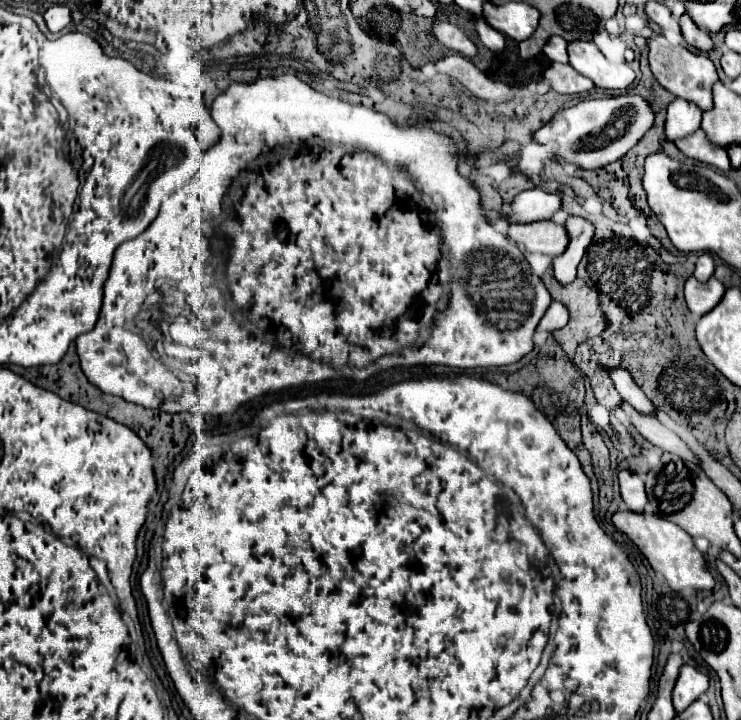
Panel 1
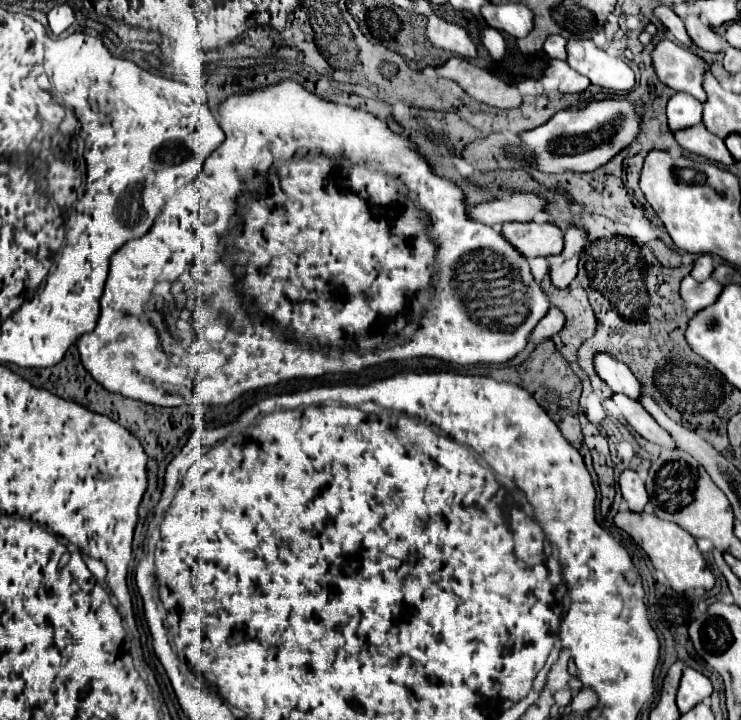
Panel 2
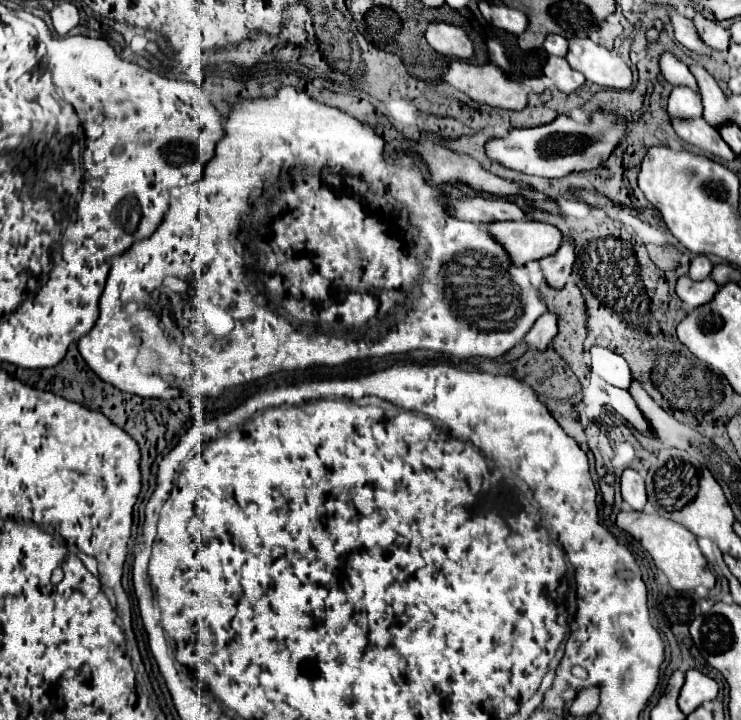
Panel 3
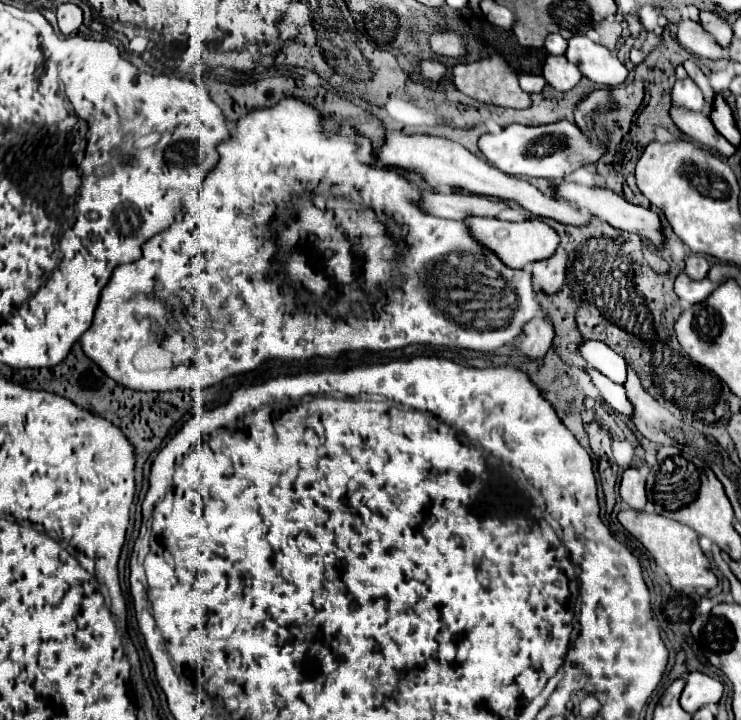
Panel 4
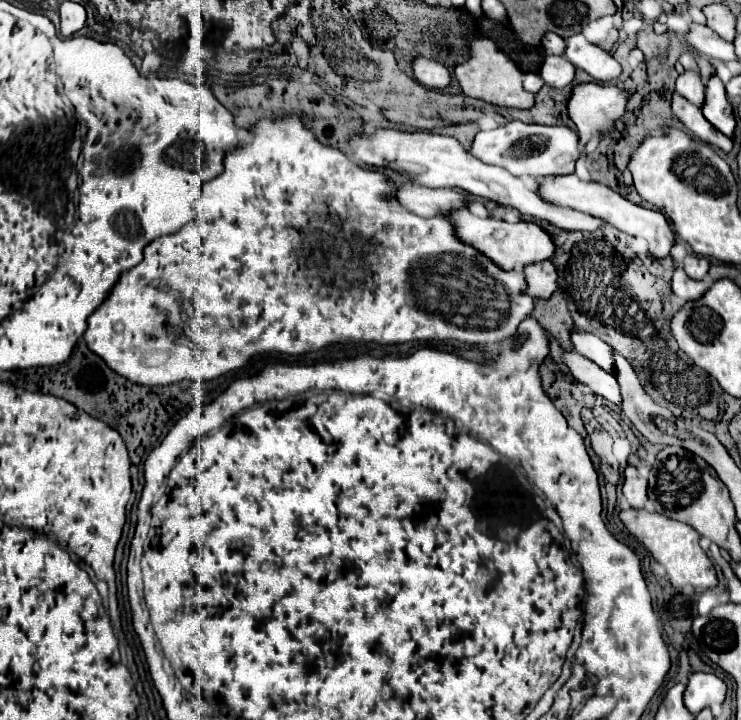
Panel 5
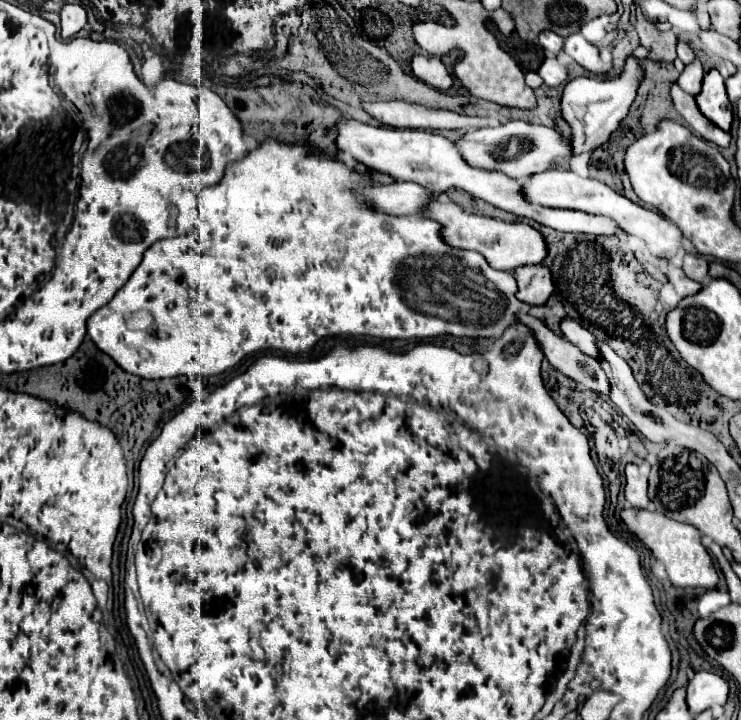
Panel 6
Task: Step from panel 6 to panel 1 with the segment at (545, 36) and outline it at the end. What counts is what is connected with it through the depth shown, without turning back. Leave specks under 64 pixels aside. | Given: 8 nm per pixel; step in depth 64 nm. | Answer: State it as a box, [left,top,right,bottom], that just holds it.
[542,36,569,64]

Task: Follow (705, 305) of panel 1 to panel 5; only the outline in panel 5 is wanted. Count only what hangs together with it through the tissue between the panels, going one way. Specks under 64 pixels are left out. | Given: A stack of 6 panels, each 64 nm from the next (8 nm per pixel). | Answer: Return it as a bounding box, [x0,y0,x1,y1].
[672,264,708,300]

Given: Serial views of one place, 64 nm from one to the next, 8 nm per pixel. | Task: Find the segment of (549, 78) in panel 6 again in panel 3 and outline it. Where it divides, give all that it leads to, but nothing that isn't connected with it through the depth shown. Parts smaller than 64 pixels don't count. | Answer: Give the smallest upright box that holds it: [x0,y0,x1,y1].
[544,56,586,94]

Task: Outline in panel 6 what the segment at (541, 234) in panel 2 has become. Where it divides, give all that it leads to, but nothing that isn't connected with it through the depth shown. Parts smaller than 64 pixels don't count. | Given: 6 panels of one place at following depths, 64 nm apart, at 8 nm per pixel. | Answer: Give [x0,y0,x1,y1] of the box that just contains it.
[424,202,546,270]

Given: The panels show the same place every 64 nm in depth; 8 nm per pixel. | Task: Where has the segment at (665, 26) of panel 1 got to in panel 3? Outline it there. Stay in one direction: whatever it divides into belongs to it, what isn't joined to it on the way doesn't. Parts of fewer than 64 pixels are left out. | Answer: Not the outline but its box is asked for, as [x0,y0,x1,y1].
[670,12,710,54]

